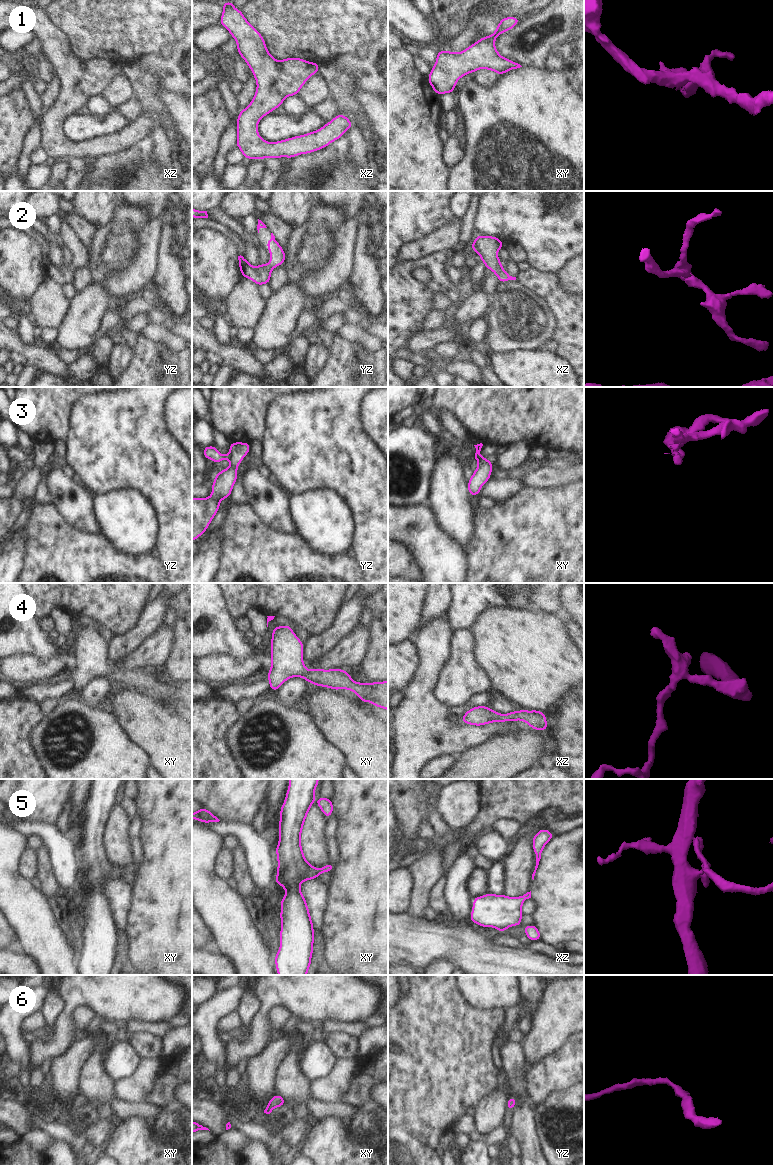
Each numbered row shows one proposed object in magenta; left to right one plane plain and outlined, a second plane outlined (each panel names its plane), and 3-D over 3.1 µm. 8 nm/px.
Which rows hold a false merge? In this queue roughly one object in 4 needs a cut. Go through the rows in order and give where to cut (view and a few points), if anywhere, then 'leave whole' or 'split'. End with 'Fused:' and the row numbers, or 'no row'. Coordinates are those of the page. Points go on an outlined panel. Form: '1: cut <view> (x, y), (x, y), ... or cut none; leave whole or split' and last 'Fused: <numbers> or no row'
1: cut none; leave whole
2: cut none; leave whole
3: cut yz (229, 453), (231, 456), (230, 460); split
4: cut none; leave whole
5: cut none; leave whole
6: cut none; leave whole
Fused: 3

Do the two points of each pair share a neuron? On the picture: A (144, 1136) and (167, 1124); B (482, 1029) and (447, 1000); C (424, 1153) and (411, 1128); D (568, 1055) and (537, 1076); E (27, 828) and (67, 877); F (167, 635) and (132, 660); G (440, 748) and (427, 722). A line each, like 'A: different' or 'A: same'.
A: different
B: same
C: different
D: same
E: same
F: same
G: same

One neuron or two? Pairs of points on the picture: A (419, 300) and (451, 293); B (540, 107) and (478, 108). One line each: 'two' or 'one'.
A: two
B: one

